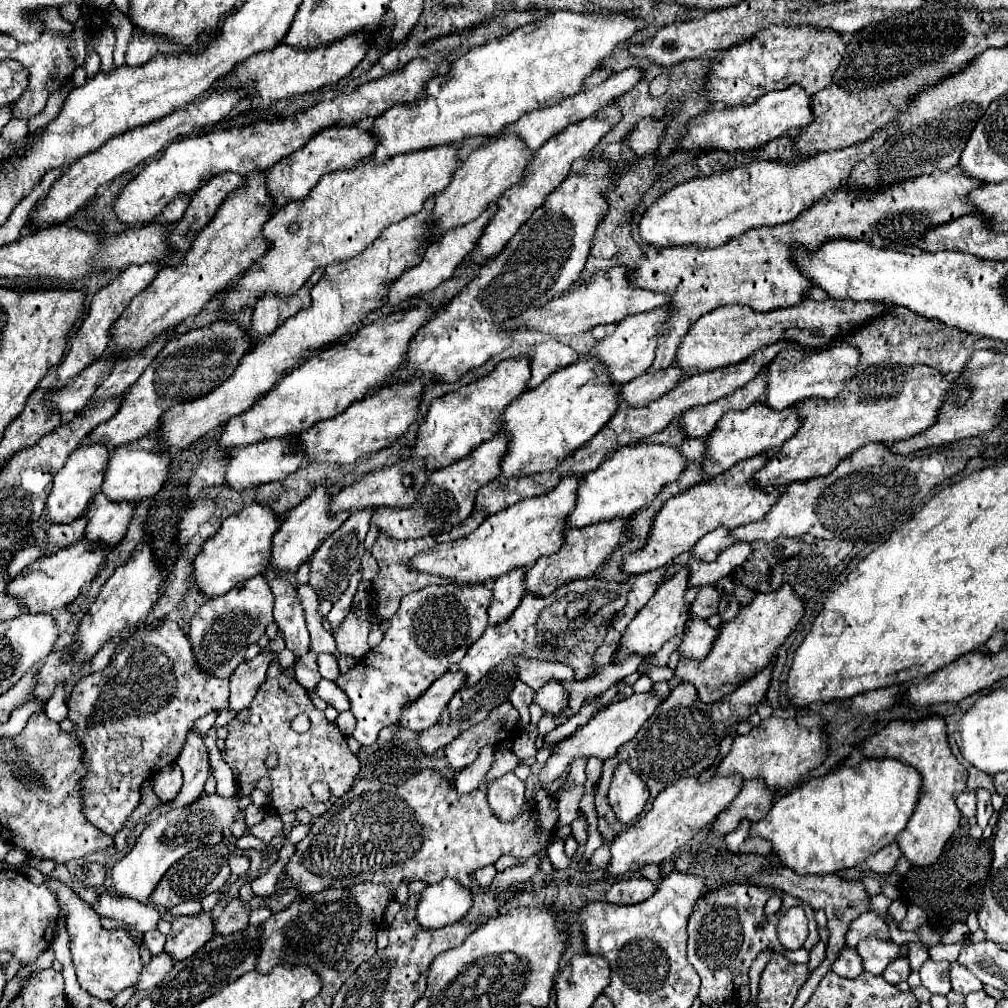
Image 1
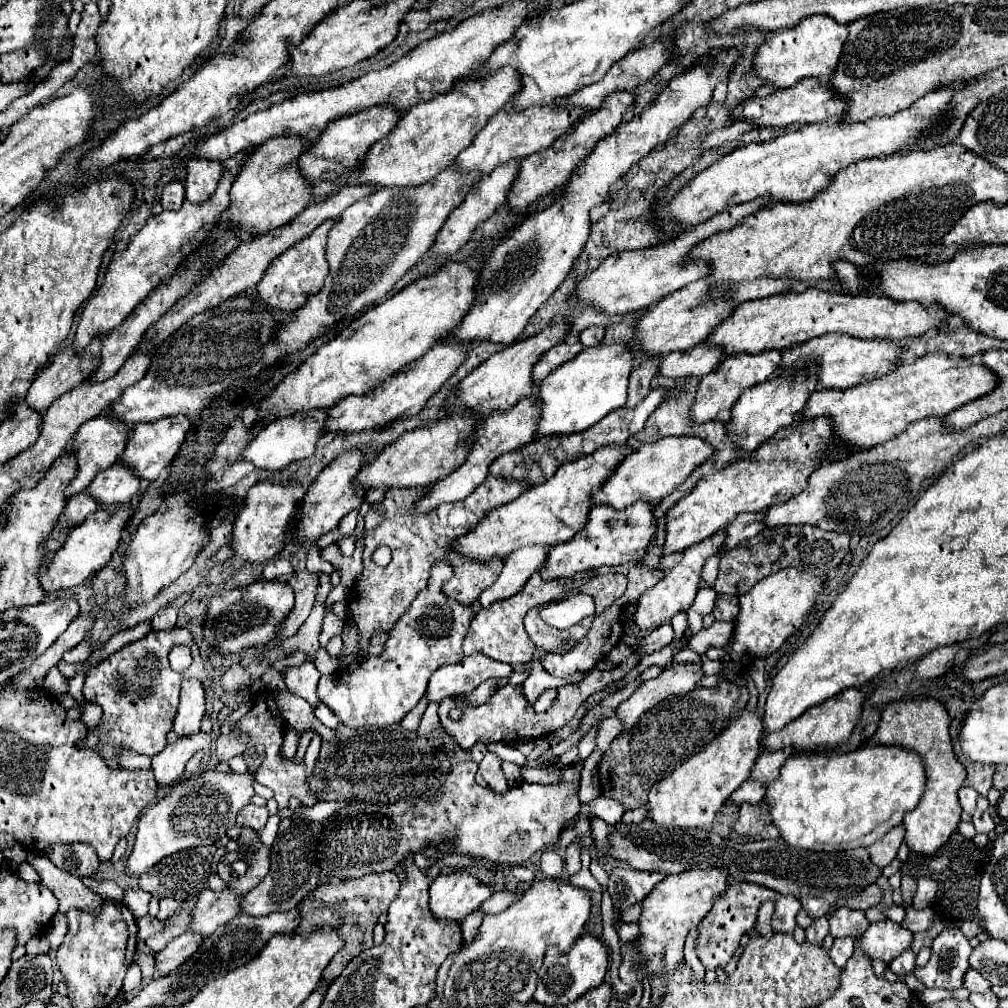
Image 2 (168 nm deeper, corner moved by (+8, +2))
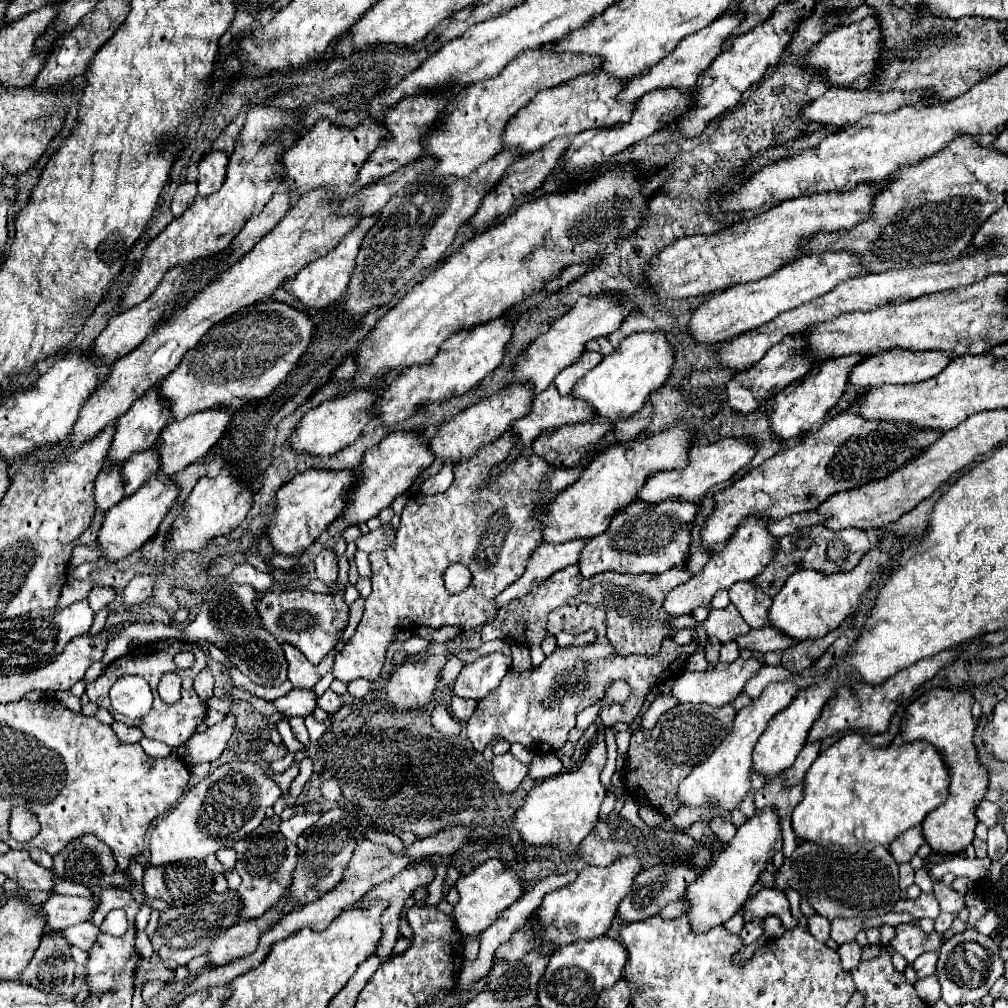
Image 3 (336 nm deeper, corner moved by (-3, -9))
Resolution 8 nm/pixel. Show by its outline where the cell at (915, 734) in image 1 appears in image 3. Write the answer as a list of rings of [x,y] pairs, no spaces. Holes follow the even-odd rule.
[[[933,688],[931,692],[919,696],[915,702],[911,702],[903,714],[901,720],[901,736],[905,742],[925,740],[935,746],[937,752],[941,752],[945,766],[949,768],[949,796],[943,806],[935,808],[927,814],[923,820],[923,836],[925,842],[935,852],[961,852],[965,850],[975,834],[975,808],[985,796],[987,790],[987,770],[977,762],[977,752],[973,746],[973,730],[977,720],[971,716],[971,704],[973,696],[963,690],[943,690]]]

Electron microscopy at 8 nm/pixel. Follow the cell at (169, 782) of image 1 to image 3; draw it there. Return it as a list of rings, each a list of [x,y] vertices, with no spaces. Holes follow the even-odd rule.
[[[227,714],[227,718],[215,726],[209,726],[203,734],[193,734],[187,740],[187,754],[185,754],[185,764],[189,768],[199,766],[203,762],[215,762],[221,752],[225,750],[231,734],[233,734],[233,724],[235,718]]]

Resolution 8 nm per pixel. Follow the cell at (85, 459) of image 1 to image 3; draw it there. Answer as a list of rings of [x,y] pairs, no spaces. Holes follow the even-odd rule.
[[[151,390],[147,396],[139,398],[139,400],[127,410],[127,414],[123,414],[123,416],[117,418],[117,422],[115,422],[115,436],[113,436],[111,448],[109,448],[109,452],[107,452],[107,456],[105,456],[103,470],[109,472],[111,468],[125,464],[135,452],[143,452],[143,450],[147,450],[147,448],[151,448],[151,446],[157,442],[159,432],[167,426],[169,416],[171,416],[171,412],[167,412],[167,408],[163,408],[163,404],[159,404],[159,400],[155,400],[155,390]]]

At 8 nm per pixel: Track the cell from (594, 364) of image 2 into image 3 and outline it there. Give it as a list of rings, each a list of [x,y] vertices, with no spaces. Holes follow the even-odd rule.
[[[637,332],[627,336],[615,352],[605,356],[591,372],[587,372],[573,386],[571,396],[585,400],[595,410],[595,416],[615,424],[639,412],[647,396],[665,384],[671,368],[673,350],[665,340],[665,332]]]

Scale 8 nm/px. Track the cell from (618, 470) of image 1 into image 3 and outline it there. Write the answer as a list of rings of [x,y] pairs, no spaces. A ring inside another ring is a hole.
[[[725,438],[715,444],[693,446],[689,450],[687,466],[683,470],[661,470],[661,472],[651,474],[647,478],[647,482],[641,486],[641,490],[637,492],[637,500],[647,502],[647,504],[659,504],[665,500],[699,502],[709,488],[713,488],[719,482],[729,480],[739,468],[747,466],[753,456],[755,456],[755,448],[751,448],[751,444],[747,444],[747,440]]]

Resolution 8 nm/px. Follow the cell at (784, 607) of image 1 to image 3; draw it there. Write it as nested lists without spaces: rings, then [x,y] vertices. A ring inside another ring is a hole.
[[[887,536],[877,548],[869,550],[851,572],[839,572],[831,576],[823,576],[815,570],[795,572],[773,596],[773,604],[769,608],[769,626],[779,628],[781,634],[795,642],[823,638],[859,608],[859,596],[869,588],[871,580],[877,578],[881,564],[887,564],[889,556],[897,552],[897,544],[899,540],[895,536]]]

